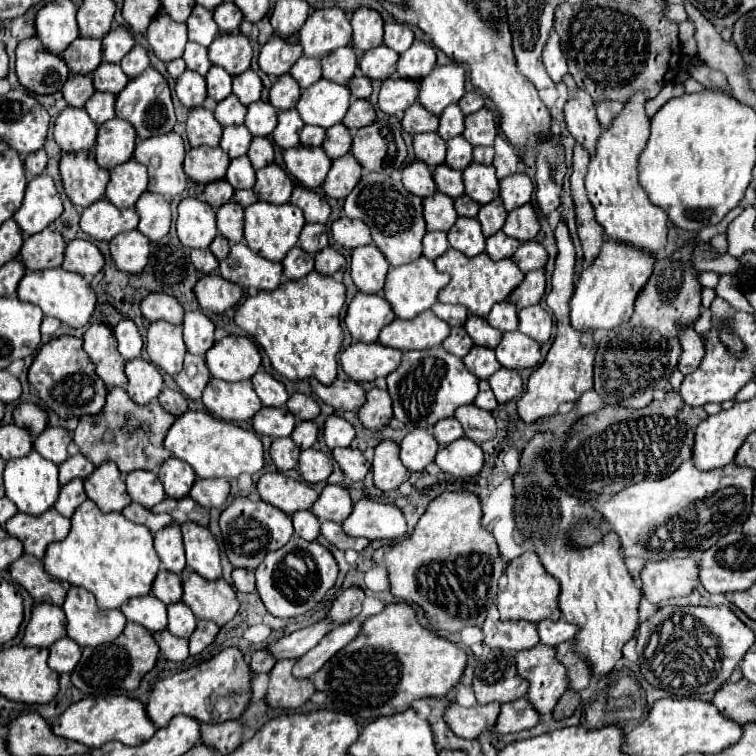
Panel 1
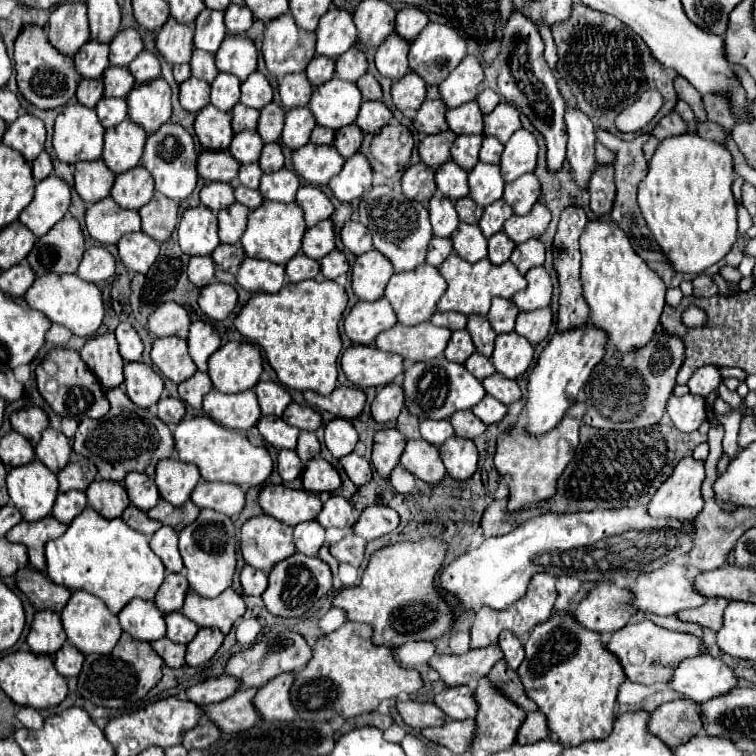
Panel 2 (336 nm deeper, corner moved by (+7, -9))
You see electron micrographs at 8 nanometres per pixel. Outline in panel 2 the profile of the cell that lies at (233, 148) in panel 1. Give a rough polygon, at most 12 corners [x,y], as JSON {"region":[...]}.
{"region":[[255,131],[233,137],[229,153],[239,163],[255,163],[263,141]]}

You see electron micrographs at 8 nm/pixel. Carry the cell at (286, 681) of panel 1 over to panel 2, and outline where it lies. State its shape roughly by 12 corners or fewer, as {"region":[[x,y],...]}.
{"region":[[257,689],[205,707],[223,733],[239,733],[261,723],[253,697]]}

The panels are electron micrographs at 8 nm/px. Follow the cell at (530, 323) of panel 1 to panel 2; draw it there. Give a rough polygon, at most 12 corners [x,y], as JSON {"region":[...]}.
{"region":[[551,309],[521,311],[515,333],[531,345],[551,329]]}

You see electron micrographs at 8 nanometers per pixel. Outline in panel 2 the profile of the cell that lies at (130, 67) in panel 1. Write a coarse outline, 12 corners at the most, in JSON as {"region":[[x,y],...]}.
{"region":[[143,49],[129,71],[135,85],[161,75],[159,59]]}

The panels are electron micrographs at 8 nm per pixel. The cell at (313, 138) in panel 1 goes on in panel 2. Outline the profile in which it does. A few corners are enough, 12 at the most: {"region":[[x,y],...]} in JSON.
{"region":[[315,127],[311,131],[311,143],[331,145],[333,129]]}

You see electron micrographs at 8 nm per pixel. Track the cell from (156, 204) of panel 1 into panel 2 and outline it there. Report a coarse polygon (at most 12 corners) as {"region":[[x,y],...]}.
{"region":[[155,193],[139,209],[143,233],[171,237],[177,203]]}

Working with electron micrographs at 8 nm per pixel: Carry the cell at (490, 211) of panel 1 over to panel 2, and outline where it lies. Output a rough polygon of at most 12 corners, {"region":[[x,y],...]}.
{"region":[[503,199],[487,205],[479,221],[483,235],[499,233],[513,211]]}

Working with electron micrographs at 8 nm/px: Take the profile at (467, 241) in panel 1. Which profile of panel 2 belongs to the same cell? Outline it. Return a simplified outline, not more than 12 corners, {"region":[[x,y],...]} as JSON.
{"region":[[459,223],[455,253],[469,263],[487,257],[479,225]]}

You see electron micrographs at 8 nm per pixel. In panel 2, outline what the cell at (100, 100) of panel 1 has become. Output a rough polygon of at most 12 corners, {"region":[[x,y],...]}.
{"region":[[101,99],[95,107],[105,129],[127,119],[125,99]]}

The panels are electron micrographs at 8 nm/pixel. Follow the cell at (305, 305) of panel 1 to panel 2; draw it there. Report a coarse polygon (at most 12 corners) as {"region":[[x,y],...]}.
{"region":[[329,279],[253,295],[233,323],[285,387],[337,383],[347,293]]}

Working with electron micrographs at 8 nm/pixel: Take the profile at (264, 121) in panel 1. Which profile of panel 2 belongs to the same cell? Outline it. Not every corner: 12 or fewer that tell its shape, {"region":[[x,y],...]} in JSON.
{"region":[[269,103],[261,109],[257,133],[279,141],[285,111]]}

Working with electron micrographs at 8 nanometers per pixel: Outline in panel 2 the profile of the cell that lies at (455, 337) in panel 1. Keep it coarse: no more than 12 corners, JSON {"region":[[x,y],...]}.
{"region":[[465,329],[455,331],[445,347],[445,357],[465,363],[475,345]]}

